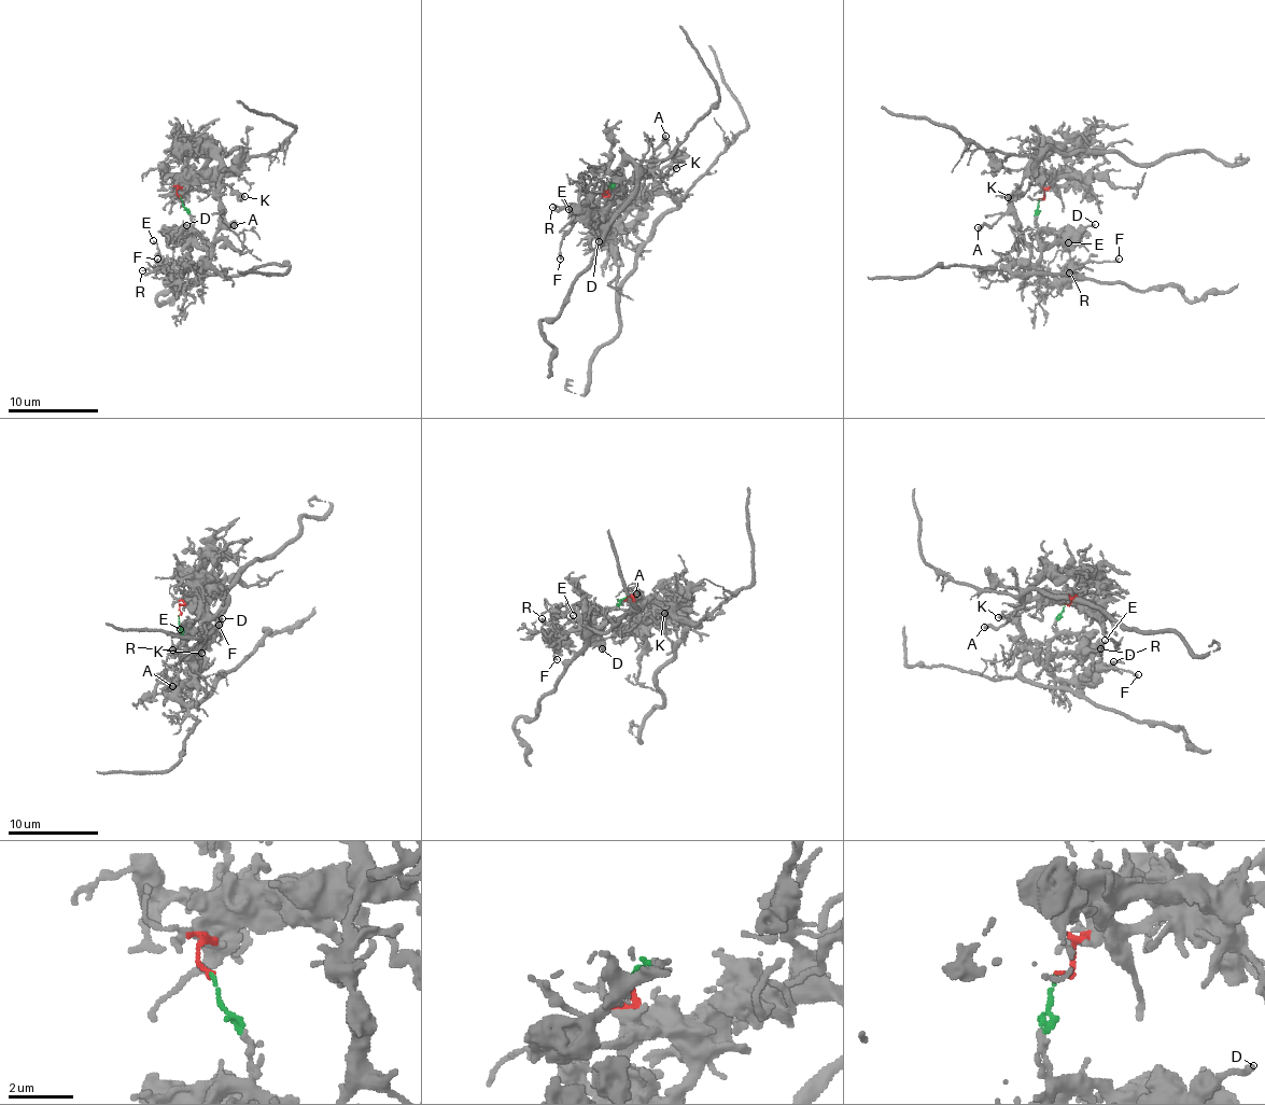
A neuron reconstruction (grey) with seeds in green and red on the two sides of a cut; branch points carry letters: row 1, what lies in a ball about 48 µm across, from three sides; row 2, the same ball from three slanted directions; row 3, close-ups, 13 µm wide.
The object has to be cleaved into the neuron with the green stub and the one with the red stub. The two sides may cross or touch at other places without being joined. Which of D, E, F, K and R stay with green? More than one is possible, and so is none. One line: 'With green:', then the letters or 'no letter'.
With green: D, E, F, R

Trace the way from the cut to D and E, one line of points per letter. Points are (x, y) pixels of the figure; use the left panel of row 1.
D: (180, 197), (191, 218), (190, 226), (180, 229), (186, 235), (192, 226), (185, 224)
E: (180, 197), (191, 224), (181, 226), (169, 246), (173, 254), (169, 277), (165, 260), (153, 241)

